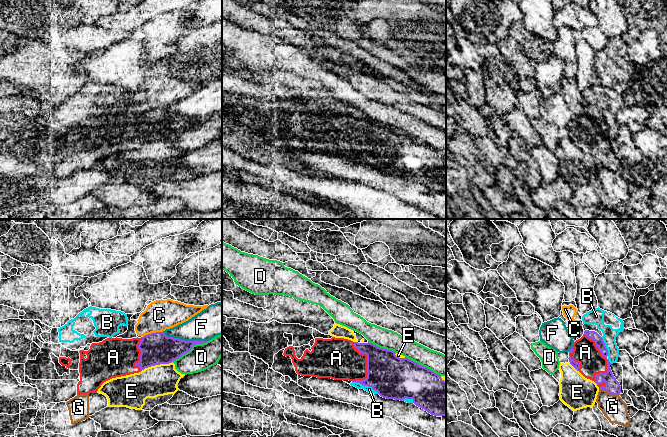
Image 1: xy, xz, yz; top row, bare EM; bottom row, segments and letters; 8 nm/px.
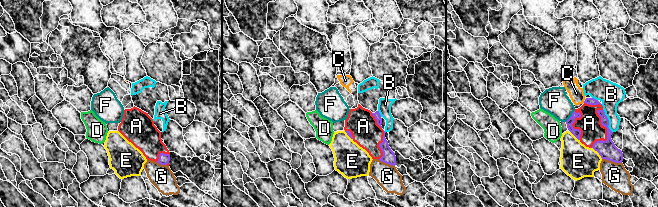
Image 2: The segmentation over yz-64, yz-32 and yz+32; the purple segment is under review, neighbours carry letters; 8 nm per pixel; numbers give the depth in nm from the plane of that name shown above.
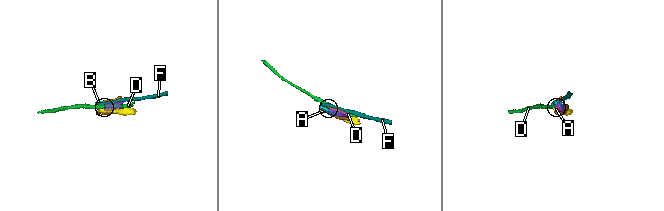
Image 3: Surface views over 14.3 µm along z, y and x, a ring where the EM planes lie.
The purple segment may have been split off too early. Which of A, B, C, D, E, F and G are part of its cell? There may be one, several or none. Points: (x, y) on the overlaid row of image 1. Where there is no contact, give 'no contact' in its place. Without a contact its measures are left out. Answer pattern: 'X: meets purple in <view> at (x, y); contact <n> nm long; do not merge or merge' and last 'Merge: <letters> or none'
A: meets purple in yz at (607, 360); contact 400 nm long; merge
B: meets purple in xz at (365, 385); contact 240 nm long; do not merge
C: meets purple in xy at (152, 333); contact 170 nm long; do not merge
D: meets purple in xy at (190, 349); contact 340 nm long; do not merge
E: meets purple in xy at (157, 364); contact 260 nm long; do not merge
F: meets purple in xy at (184, 340); contact 360 nm long; do not merge
G: meets purple in yz at (609, 392); contact 170 nm long; do not merge
Merge: A

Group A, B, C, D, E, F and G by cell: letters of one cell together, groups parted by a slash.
A / B / C / D / E / F / G

